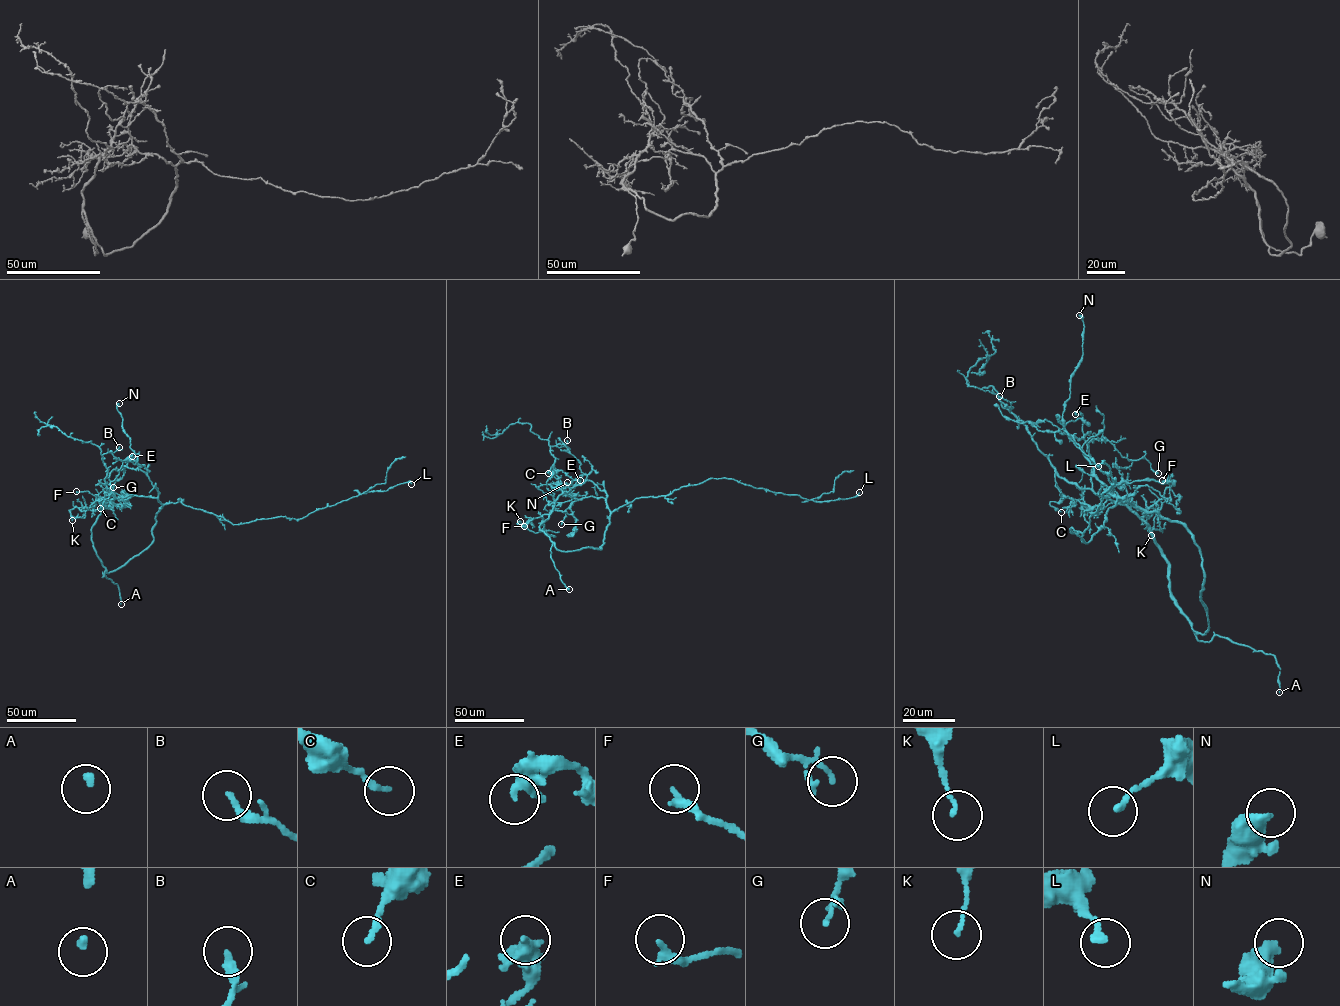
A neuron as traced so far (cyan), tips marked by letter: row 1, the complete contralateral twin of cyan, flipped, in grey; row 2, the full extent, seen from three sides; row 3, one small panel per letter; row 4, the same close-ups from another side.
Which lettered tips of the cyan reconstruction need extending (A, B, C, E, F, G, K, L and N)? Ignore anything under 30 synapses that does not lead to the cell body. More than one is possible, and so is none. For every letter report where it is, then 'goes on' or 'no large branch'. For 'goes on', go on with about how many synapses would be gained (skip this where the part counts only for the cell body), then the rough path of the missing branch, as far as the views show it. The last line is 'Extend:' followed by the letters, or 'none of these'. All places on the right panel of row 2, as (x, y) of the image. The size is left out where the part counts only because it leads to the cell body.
A: at (1279, 692); goes on; missing branch runs (1279, 692), (1257, 708)
B: at (999, 396); no large branch
C: at (1061, 512); no large branch
E: at (1075, 414); no large branch
F: at (1162, 480); no large branch
G: at (1158, 473); no large branch
K: at (1151, 535); no large branch
L: at (1098, 466); no large branch
N: at (1079, 315); no large branch
Extend: A

